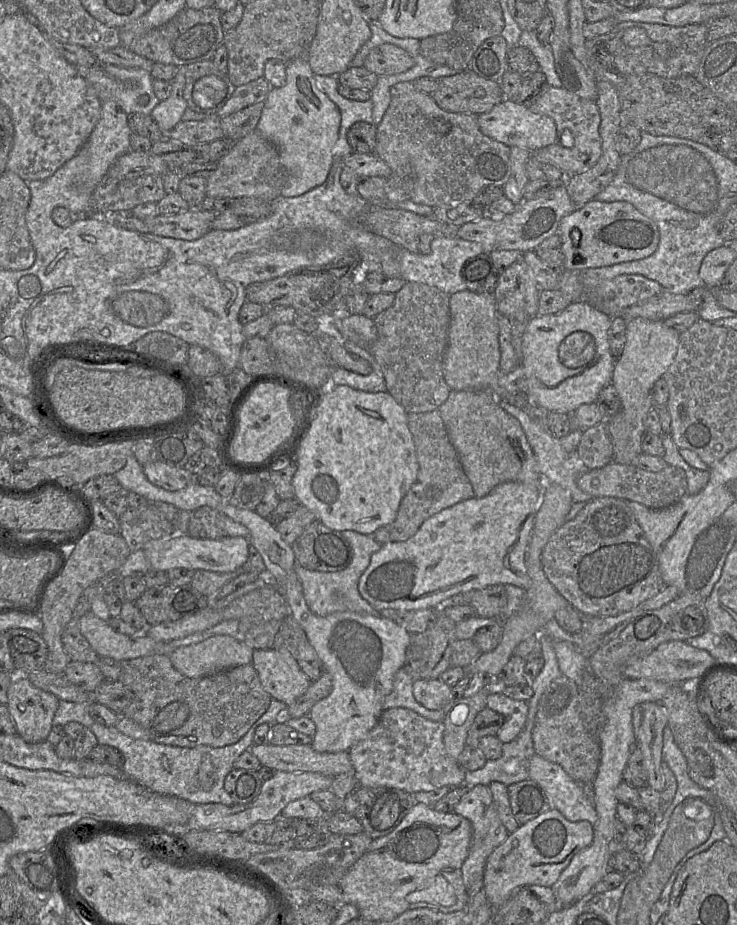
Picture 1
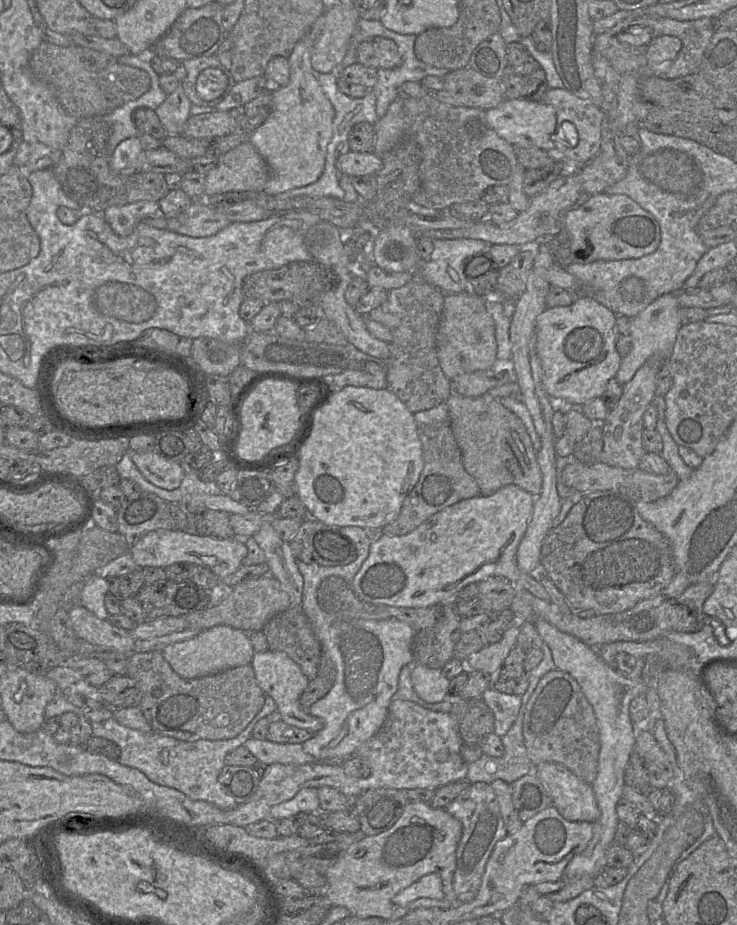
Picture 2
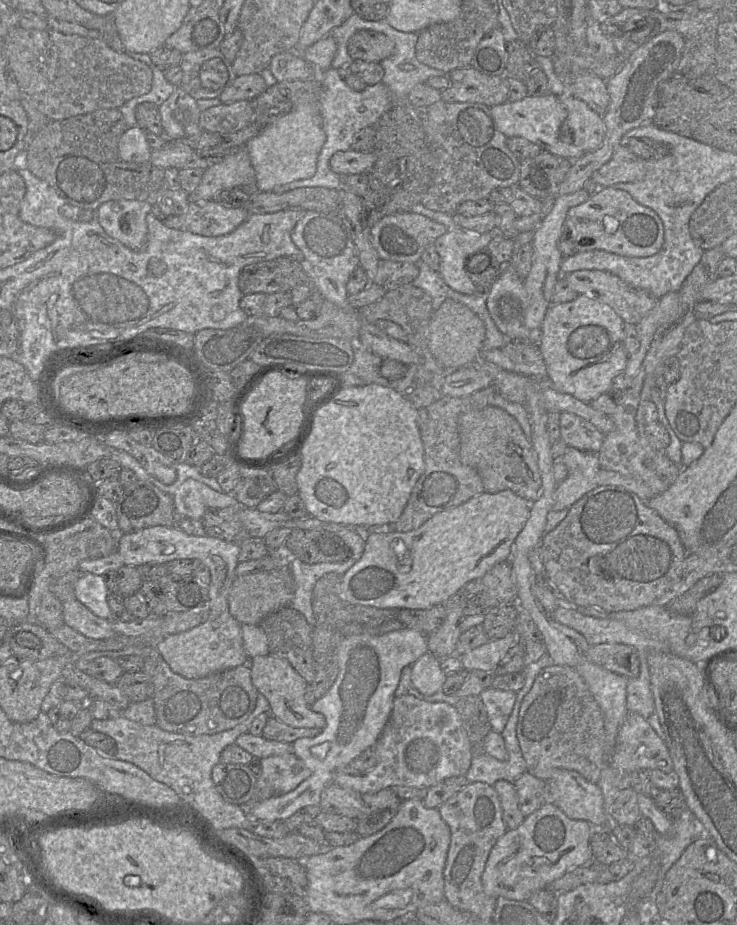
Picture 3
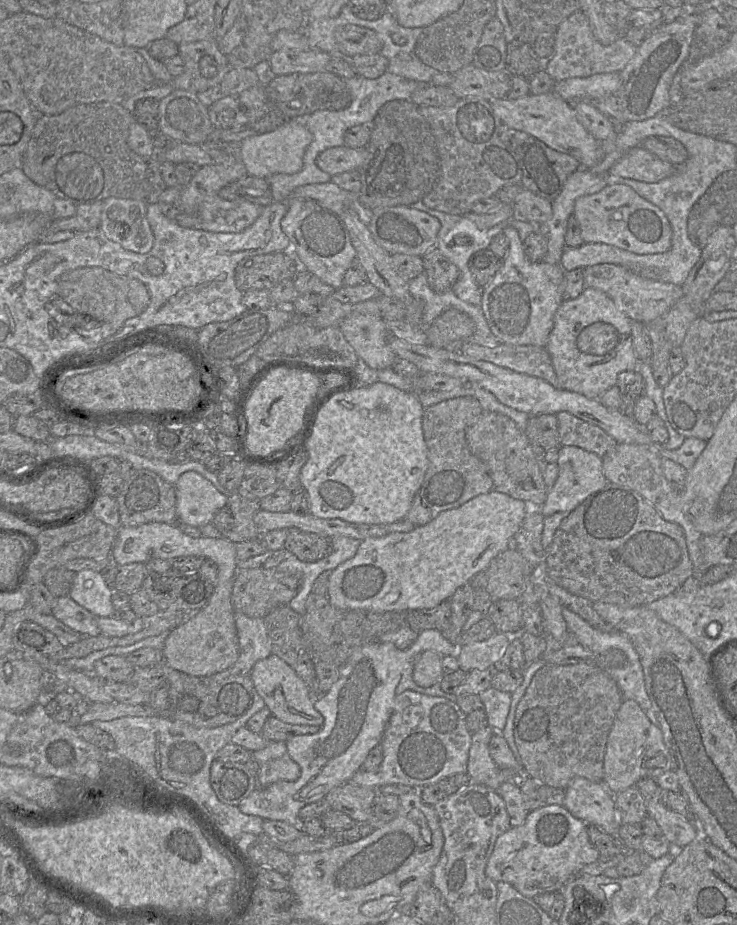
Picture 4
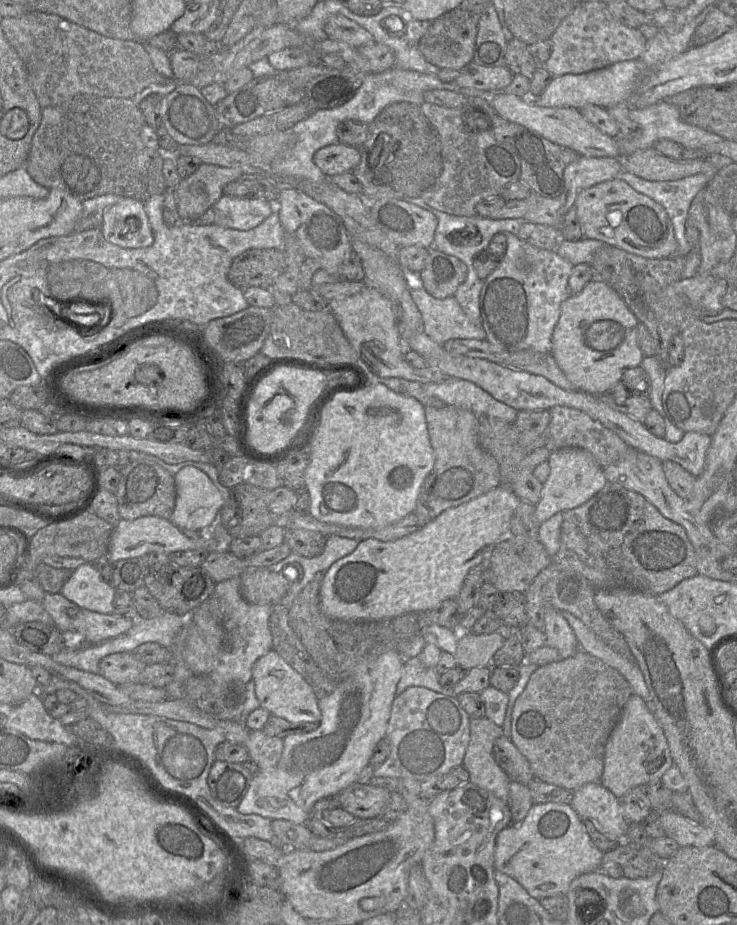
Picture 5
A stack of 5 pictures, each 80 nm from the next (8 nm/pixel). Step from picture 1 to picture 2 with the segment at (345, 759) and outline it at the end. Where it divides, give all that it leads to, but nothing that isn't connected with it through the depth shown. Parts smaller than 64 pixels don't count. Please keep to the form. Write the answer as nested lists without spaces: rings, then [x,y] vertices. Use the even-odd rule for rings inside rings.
[[[250,737],[242,746],[249,750],[257,761],[266,765],[273,763],[302,765],[316,762],[312,755],[304,751],[300,743],[276,743]]]

